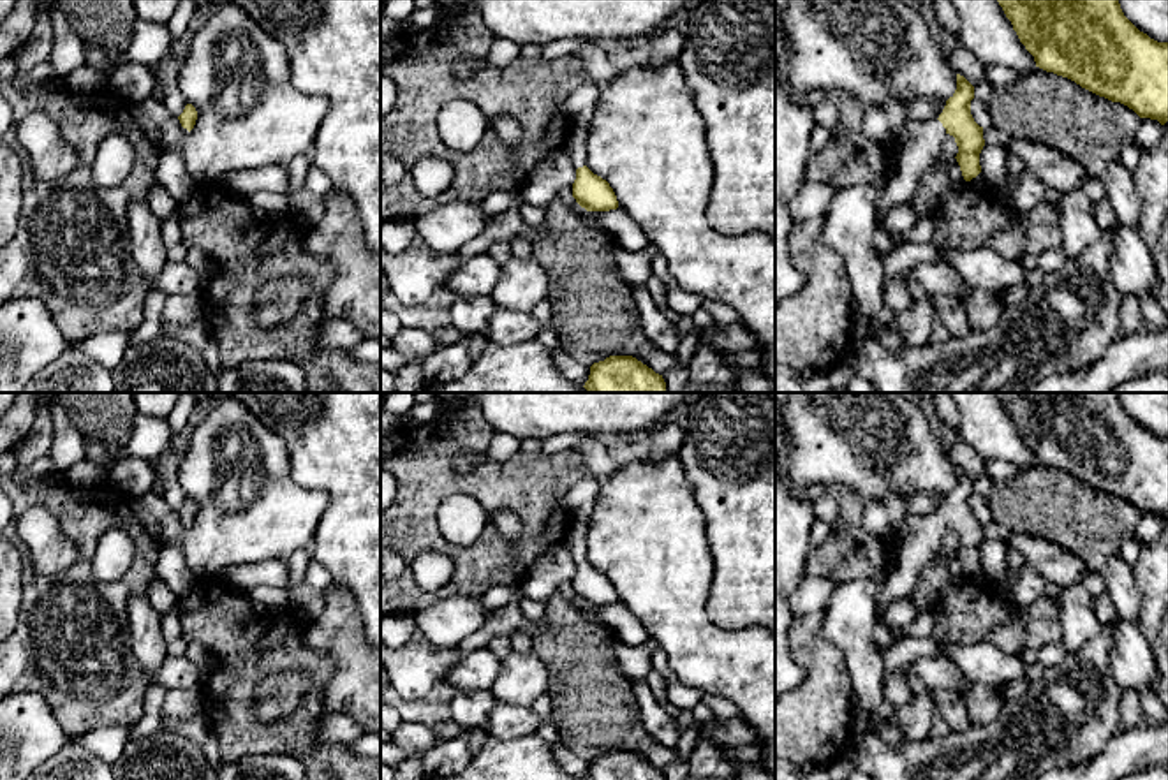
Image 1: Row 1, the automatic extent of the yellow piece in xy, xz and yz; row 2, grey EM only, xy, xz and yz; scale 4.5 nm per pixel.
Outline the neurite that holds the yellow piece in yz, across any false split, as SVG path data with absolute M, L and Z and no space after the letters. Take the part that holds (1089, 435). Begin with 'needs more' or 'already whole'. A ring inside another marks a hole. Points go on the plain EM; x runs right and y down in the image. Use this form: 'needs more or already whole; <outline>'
already whole; M995 393L1036 461L1068 472L1082 482L1120 497L1140 512L1168 516L1168 437L1140 426L1122 407L1119 393Z

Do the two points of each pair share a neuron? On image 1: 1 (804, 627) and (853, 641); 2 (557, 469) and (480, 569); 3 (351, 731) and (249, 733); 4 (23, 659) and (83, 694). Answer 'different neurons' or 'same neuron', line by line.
1: different neurons
2: same neuron
3: different neurons
4: same neuron

